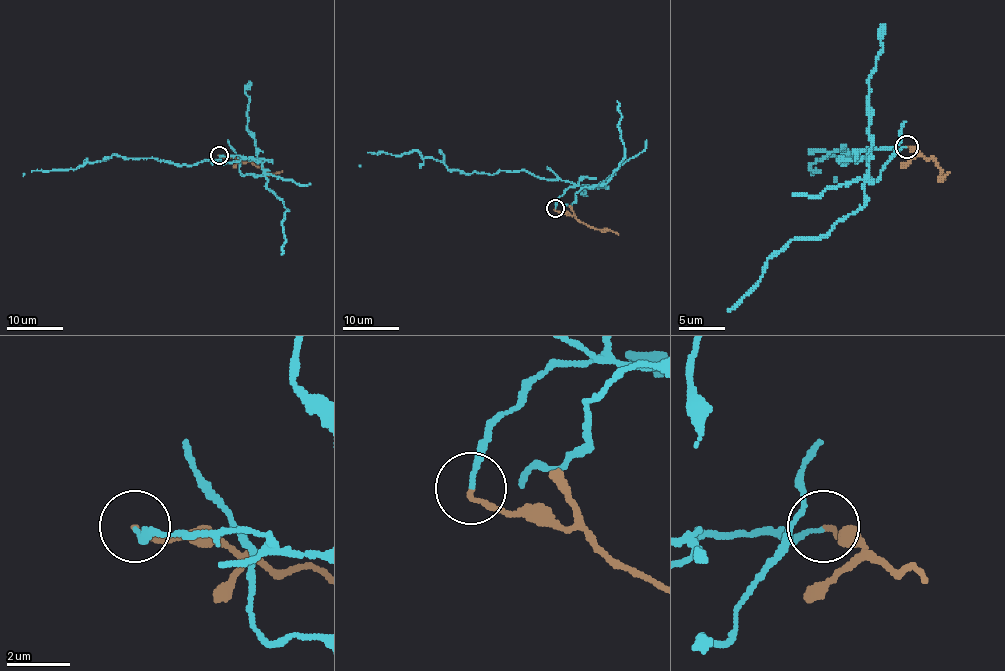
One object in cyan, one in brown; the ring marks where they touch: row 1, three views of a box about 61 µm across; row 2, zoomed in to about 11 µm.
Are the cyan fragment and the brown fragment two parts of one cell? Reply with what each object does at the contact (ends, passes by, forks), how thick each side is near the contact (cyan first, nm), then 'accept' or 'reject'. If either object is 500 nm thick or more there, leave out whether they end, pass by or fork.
cyan ends | brown ends | 140/140 nm | reject

